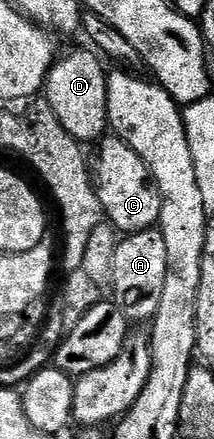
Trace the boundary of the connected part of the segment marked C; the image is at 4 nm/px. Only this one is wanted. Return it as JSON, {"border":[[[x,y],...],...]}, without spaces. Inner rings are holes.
{"border":[[[113,134],[103,136],[91,148],[94,149],[88,152],[90,183],[94,186],[103,217],[122,234],[151,231],[160,218],[160,194],[140,154]]]}

